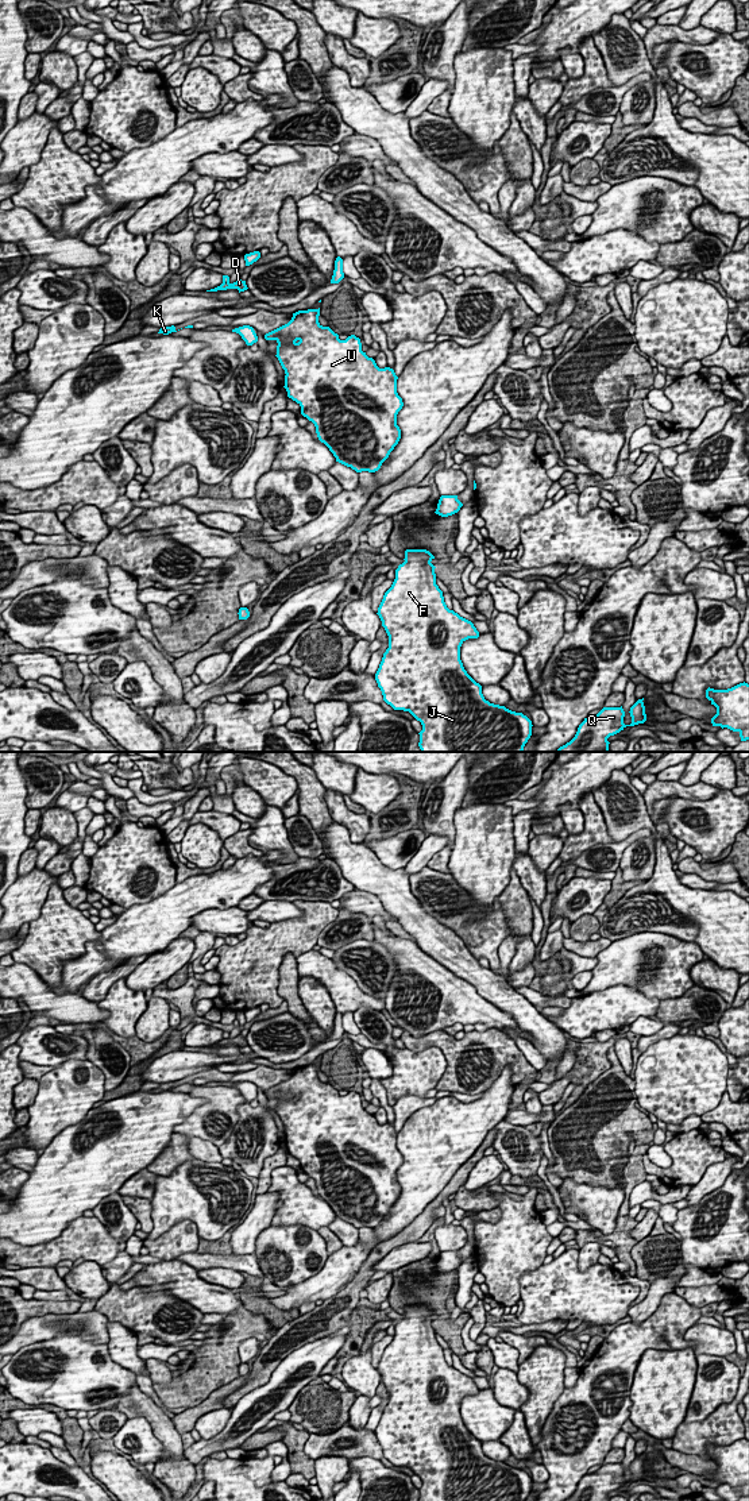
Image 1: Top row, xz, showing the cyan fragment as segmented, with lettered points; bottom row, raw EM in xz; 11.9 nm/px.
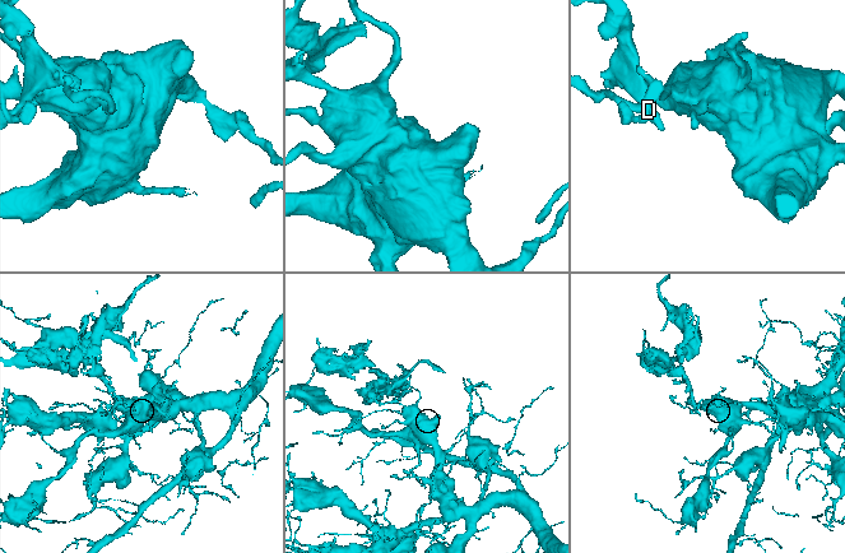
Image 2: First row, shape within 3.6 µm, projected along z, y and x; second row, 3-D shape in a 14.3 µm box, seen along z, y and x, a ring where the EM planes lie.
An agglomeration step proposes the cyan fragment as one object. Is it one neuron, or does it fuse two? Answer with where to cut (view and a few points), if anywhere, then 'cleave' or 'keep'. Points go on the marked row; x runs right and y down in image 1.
xz (223, 281), (228, 282) | cleave

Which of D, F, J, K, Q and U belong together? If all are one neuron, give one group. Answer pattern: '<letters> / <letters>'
D / F J K Q U

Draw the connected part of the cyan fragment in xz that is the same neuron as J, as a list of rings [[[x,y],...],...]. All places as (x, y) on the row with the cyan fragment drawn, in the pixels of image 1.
[[[406,549],[405,562],[395,570],[395,579],[378,607],[377,614],[389,636],[389,648],[375,674],[383,701],[394,710],[409,711],[421,722],[421,752],[522,752],[532,736],[532,721],[522,713],[486,701],[482,686],[464,670],[460,647],[468,638],[478,638],[479,632],[471,621],[447,607],[443,591],[436,584],[433,559],[426,549]]]

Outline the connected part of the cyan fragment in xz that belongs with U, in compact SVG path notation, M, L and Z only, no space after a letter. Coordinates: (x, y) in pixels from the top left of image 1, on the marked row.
M320 308L298 310L292 320L266 333L275 340L277 358L285 370L287 397L301 406L301 414L316 427L317 437L336 458L336 462L356 472L375 472L389 458L401 439L397 414L402 398L397 393L397 379L390 367L379 369L372 358L362 351L355 335L340 340L329 327L318 323Z

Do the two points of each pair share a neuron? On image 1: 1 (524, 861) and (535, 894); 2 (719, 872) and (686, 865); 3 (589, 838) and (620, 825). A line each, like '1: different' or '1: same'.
1: same
2: same
3: different

